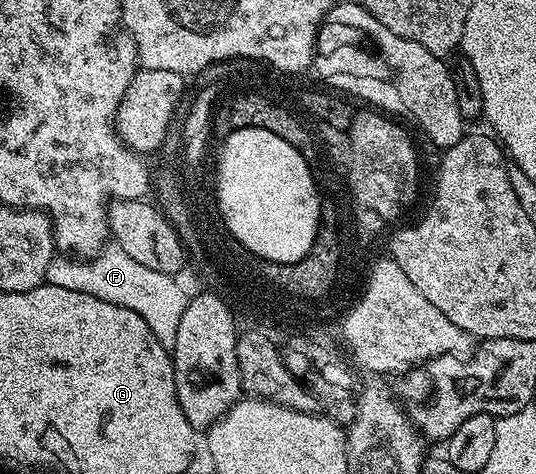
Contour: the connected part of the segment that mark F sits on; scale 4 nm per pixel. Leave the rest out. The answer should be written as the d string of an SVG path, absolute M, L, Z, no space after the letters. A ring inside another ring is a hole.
M116 245L100 251L94 259L56 257L52 259L46 277L47 283L61 289L77 289L77 293L89 293L89 297L101 297L101 301L133 309L133 313L137 313L137 317L141 317L145 325L153 329L153 337L157 337L157 341L168 349L175 346L177 325L181 325L181 313L186 312L189 298L188 292L179 288L177 280L174 274L158 272L133 261Z

